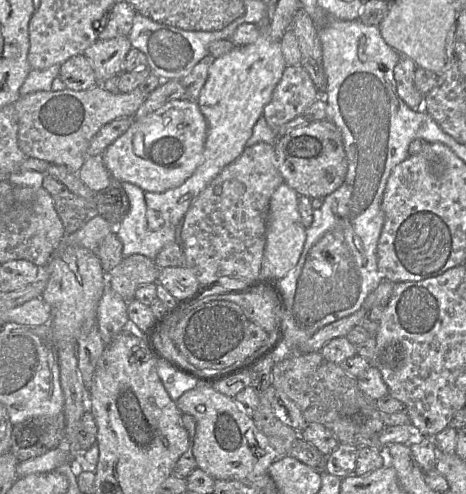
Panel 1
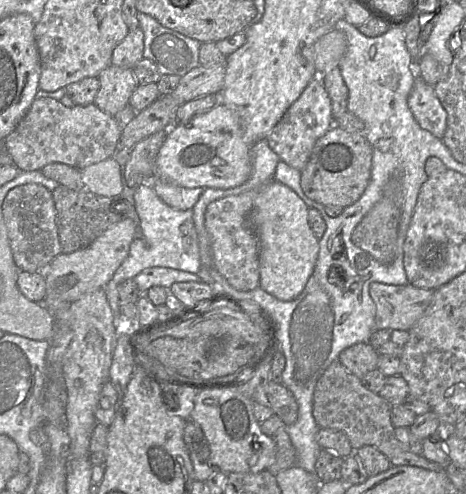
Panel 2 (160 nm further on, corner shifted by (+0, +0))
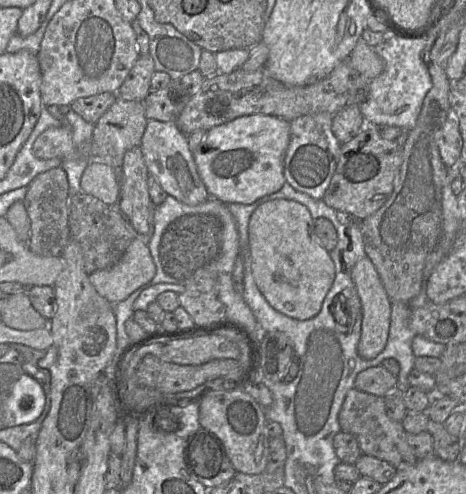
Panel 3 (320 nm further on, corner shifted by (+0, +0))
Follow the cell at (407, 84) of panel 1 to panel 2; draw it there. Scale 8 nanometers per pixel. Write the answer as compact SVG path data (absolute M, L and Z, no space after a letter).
M415 77L409 93L408 106L421 128L442 139L447 126L447 113L442 107L433 86Z

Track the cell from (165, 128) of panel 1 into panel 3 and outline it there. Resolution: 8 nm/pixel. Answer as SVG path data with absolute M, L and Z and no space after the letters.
M246 115L205 133L193 157L211 197L224 203L252 204L278 192L286 183L284 156L290 142L290 121L271 115Z

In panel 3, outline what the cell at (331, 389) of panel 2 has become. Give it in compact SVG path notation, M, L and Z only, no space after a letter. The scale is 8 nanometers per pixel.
M356 388L350 389L339 412L338 420L341 432L347 432L357 439L362 455L383 460L398 471L408 470L419 461L407 443L408 433L402 424L389 417L383 397Z

